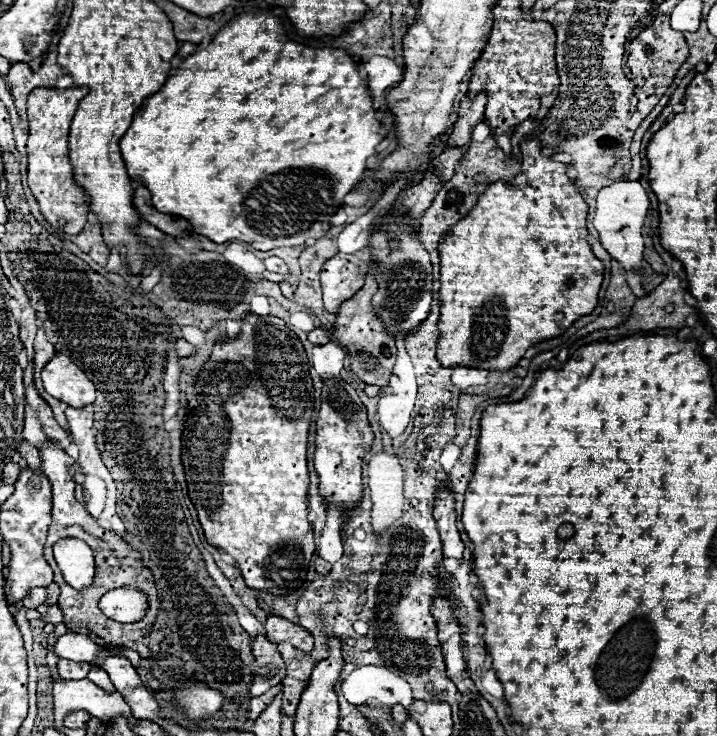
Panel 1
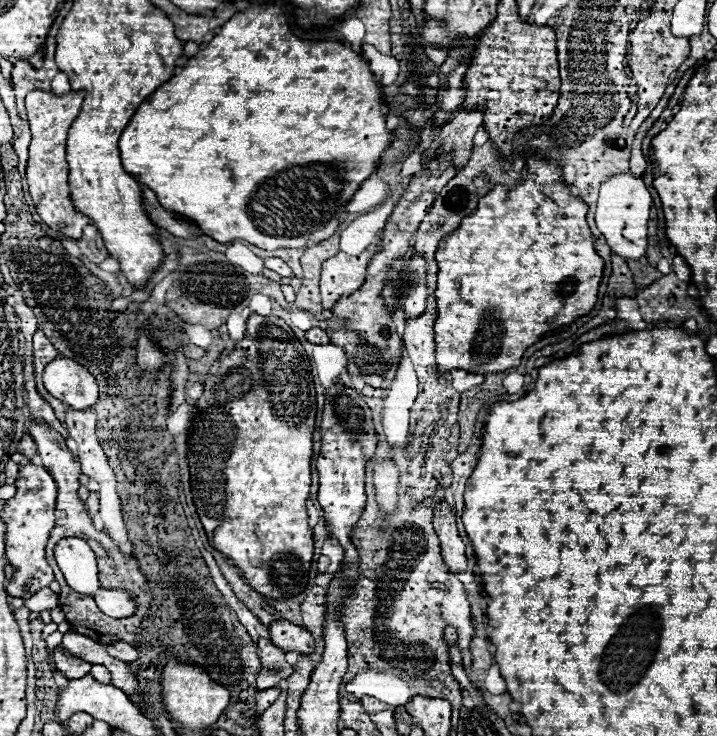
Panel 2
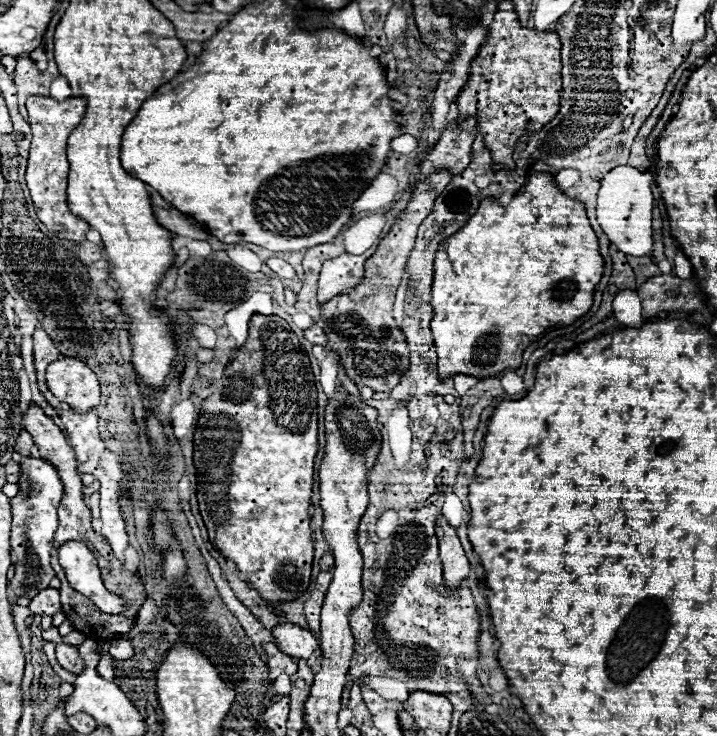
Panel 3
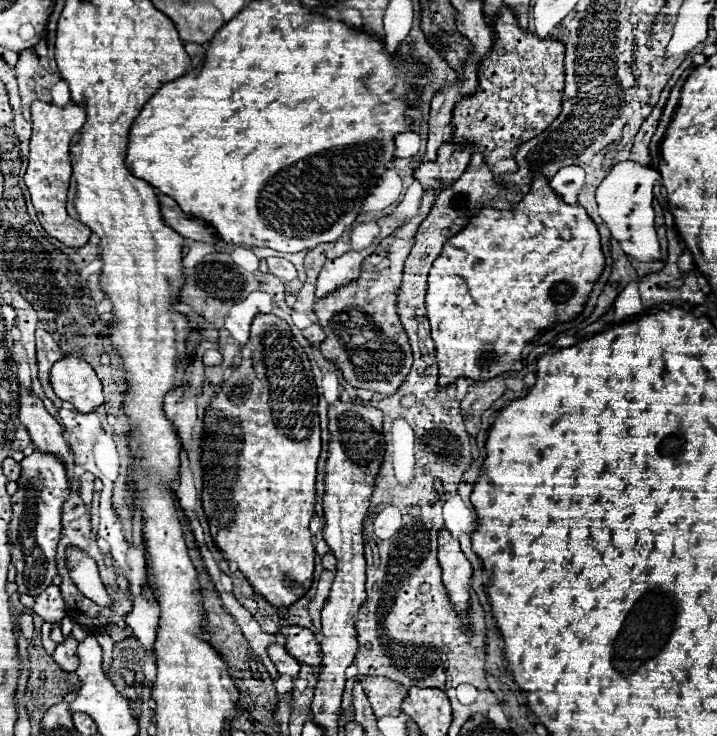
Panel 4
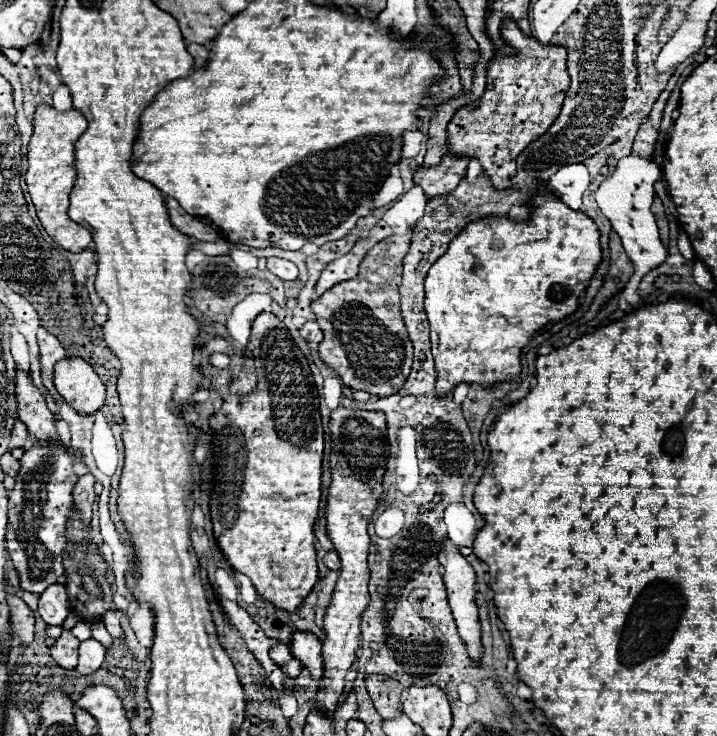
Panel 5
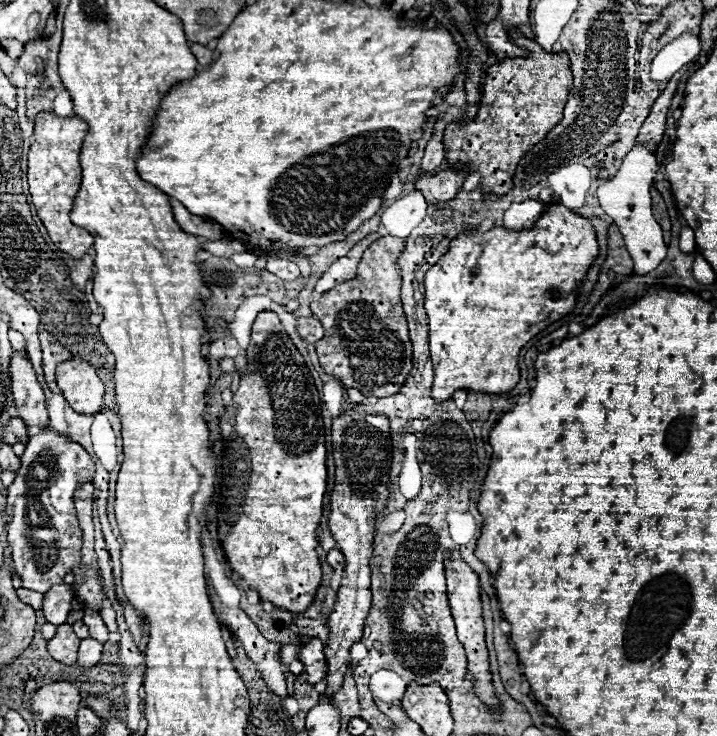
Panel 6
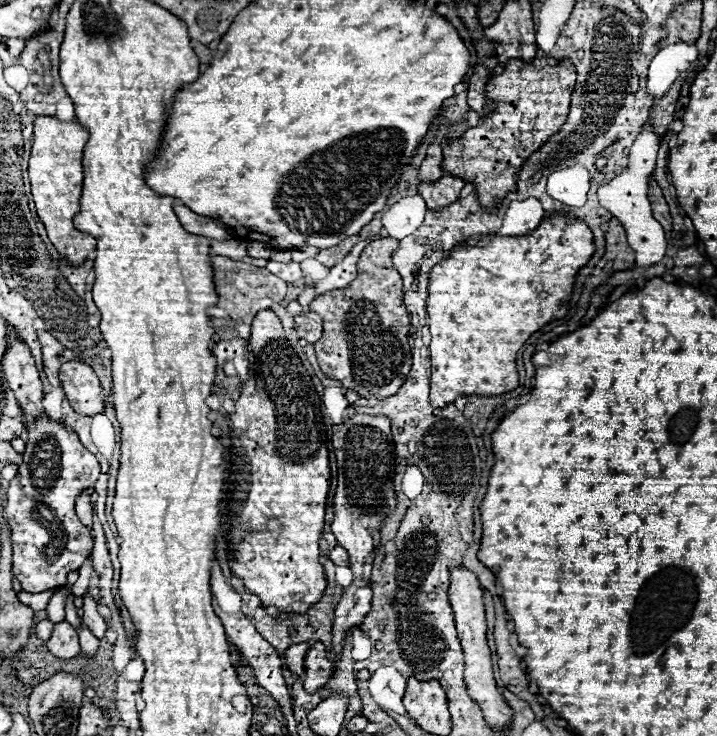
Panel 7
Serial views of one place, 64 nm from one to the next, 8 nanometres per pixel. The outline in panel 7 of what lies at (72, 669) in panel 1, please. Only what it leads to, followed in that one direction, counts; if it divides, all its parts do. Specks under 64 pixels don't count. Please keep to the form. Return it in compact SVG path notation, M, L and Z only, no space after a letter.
M60 622L60 624L54 624L54 630L52 630L52 636L50 640L46 642L48 644L48 650L58 656L58 658L74 658L78 652L80 652L80 644L78 644L78 634L76 630L72 628L72 624L68 622Z

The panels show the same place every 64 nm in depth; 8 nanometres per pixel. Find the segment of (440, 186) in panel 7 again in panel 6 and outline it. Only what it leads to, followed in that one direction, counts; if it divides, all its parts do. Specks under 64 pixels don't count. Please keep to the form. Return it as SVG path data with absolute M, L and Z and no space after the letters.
M444 164L436 174L424 174L422 178L418 178L416 190L424 194L428 204L448 202L448 200L454 200L464 180L466 180L464 170L454 170L448 164Z

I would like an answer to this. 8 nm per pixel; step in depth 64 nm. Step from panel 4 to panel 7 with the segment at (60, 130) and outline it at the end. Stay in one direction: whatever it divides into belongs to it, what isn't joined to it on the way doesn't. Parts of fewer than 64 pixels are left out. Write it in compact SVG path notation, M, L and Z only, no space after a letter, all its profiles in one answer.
M40 116L34 122L34 142L30 152L30 186L38 218L44 222L54 248L70 266L80 266L96 250L96 240L78 232L72 218L78 214L82 196L82 152L88 142L88 132L74 122L60 122L54 116Z

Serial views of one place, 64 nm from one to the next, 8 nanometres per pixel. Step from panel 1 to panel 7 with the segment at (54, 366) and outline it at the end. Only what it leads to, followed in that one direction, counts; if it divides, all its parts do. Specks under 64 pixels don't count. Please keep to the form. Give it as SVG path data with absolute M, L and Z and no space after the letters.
M70 360L60 368L60 384L66 392L70 406L84 416L94 416L104 412L102 386L98 376L88 364Z

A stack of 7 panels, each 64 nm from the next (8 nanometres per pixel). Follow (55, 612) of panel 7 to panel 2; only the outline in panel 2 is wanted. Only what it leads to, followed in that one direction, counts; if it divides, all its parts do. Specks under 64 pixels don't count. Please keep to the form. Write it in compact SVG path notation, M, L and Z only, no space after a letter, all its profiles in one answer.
M42 588L32 598L26 600L26 608L32 612L42 612L42 610L50 612L52 608L58 608L58 594L52 592L50 588Z

